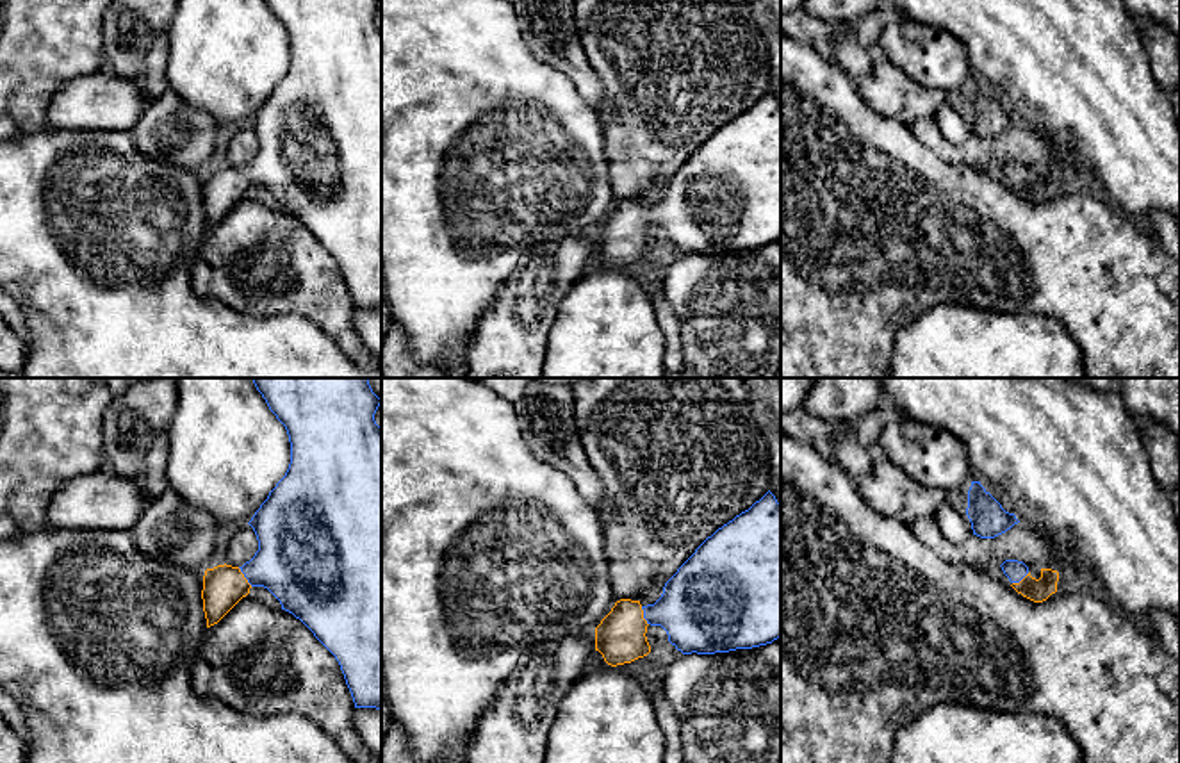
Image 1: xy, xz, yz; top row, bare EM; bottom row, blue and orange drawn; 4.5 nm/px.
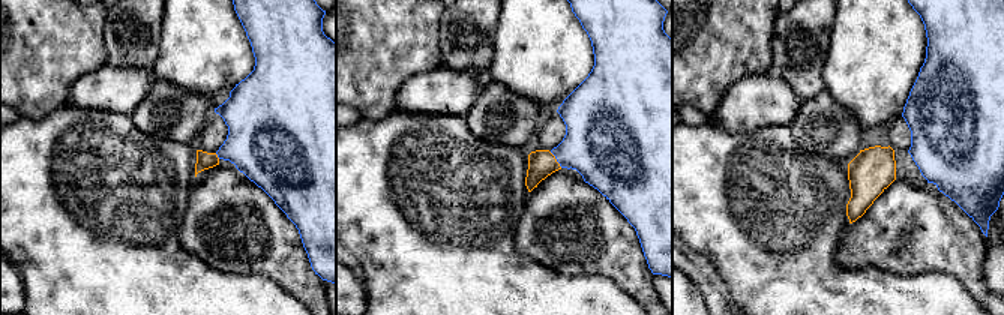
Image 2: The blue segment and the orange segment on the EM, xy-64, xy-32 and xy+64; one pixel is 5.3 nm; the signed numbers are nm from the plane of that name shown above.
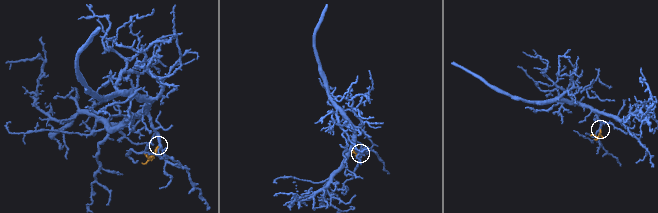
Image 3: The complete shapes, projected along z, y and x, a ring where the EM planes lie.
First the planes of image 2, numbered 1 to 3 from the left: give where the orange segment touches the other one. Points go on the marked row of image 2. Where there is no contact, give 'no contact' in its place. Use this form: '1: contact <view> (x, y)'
1: contact xy-64 (218, 156)
2: contact xy-32 (556, 158)
3: no contact

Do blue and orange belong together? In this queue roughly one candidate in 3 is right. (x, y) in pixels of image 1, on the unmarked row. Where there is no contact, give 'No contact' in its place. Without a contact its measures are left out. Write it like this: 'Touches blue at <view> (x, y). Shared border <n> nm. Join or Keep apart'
Touches blue at xy (245, 177). Shared border 110 nm. Join

